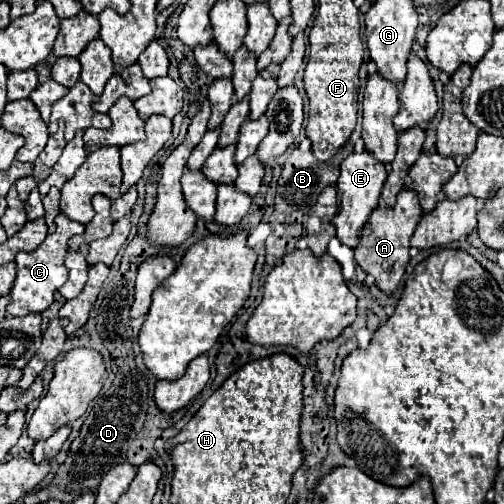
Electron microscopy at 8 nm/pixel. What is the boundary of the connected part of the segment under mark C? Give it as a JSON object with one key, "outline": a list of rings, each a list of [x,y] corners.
{"outline":[[[58,214],[56,218],[56,232],[46,236],[46,240],[32,252],[20,252],[16,256],[16,266],[18,266],[18,276],[12,286],[12,304],[6,306],[6,312],[10,316],[26,316],[30,312],[42,314],[52,302],[54,302],[54,292],[68,280],[68,270],[64,266],[64,256],[68,250],[68,240],[76,234],[82,234],[84,226],[80,222],[70,220],[64,214]]]}

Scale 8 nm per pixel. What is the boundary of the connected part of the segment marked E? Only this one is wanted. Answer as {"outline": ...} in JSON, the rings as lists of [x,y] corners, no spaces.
{"outline":[[[352,152],[342,164],[340,164],[340,176],[336,182],[336,190],[338,190],[338,198],[340,198],[340,208],[332,218],[332,224],[336,228],[336,238],[348,246],[348,248],[356,248],[358,238],[362,228],[368,224],[370,212],[380,204],[380,192],[382,186],[386,182],[386,168],[374,160],[374,156],[370,152]]]}

